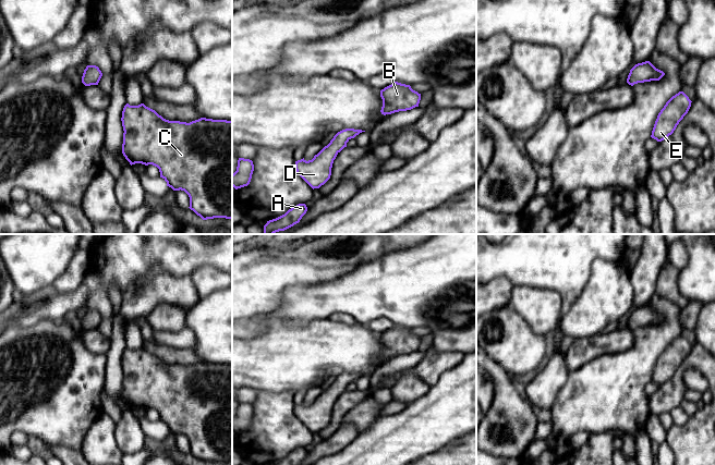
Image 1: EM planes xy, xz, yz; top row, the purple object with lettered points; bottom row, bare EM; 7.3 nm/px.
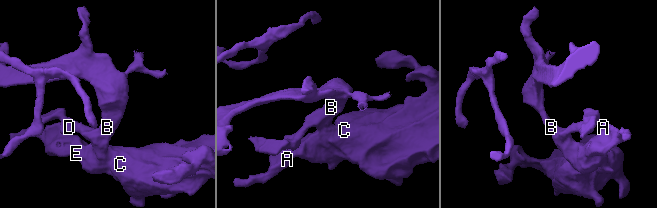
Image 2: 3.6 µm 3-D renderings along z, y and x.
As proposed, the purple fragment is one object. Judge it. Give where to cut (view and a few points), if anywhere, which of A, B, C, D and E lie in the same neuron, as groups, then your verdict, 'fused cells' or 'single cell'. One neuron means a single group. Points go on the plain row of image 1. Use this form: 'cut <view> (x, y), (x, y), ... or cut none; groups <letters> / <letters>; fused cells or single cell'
cut none; groups A B C D E; single cell

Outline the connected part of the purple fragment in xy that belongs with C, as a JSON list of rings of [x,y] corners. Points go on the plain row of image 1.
[[[144,347],[130,350],[122,355],[122,397],[130,408],[153,408],[159,413],[160,421],[173,435],[184,435],[190,441],[190,453],[203,464],[214,462],[232,463],[232,365],[201,362],[190,367],[169,365]]]

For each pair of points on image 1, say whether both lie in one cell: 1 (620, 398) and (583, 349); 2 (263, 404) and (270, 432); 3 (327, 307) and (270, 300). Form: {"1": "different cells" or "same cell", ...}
{"1": "different cells", "2": "same cell", "3": "different cells"}

